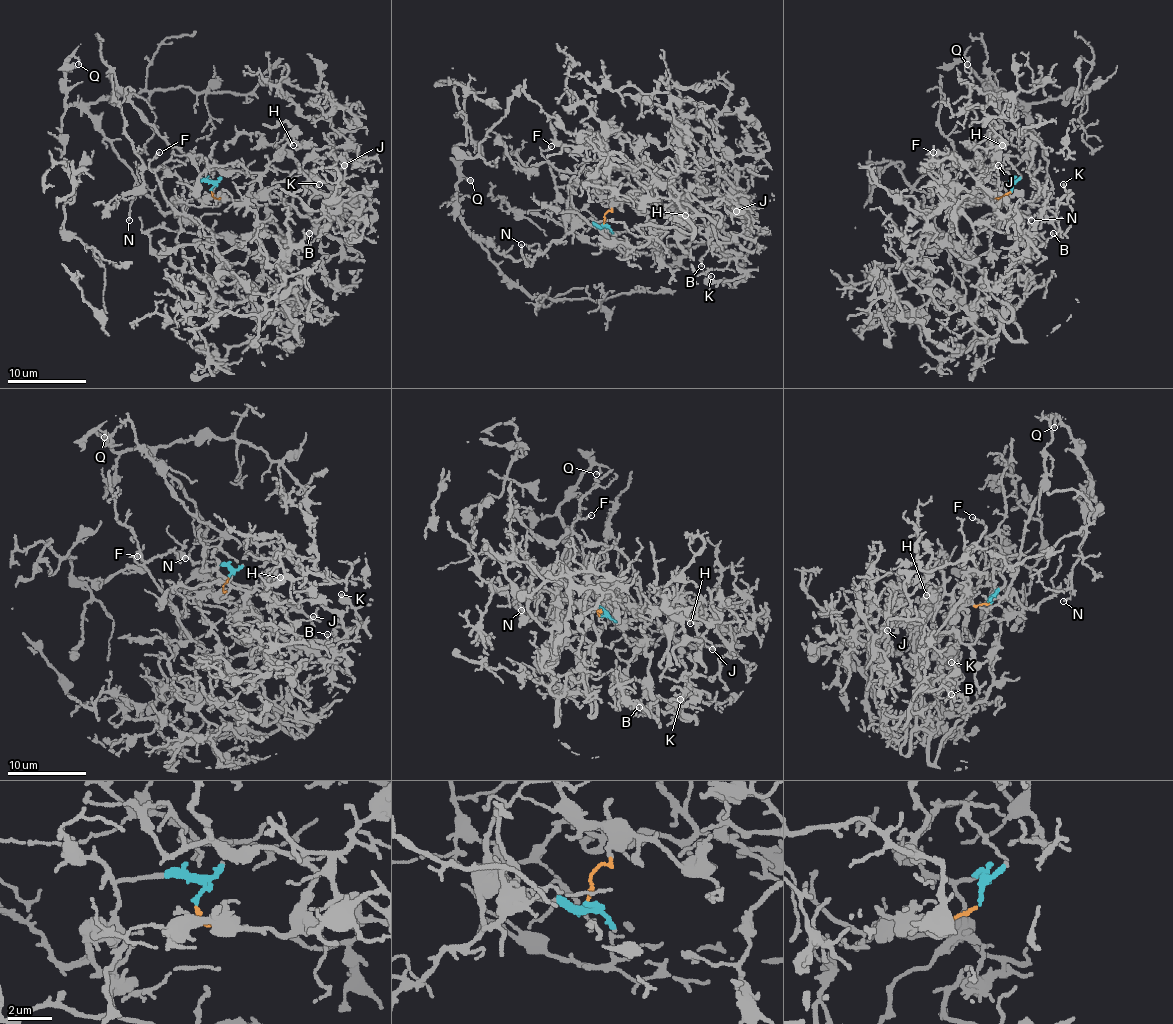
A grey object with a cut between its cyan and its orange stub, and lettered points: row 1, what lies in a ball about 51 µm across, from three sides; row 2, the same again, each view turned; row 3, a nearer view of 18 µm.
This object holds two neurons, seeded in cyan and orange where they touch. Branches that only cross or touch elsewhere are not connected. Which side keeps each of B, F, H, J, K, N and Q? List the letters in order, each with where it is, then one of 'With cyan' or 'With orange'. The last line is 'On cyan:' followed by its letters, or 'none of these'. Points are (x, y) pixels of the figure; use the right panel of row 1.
B: Place: (1053, 233). With orange
F: Place: (933, 152). With cyan
H: Place: (1002, 145). With orange
J: Place: (998, 165). With orange
K: Place: (1063, 184). With orange
N: Place: (1031, 220). With cyan
Q: Place: (967, 64). With cyan
On cyan: F, N, Q

